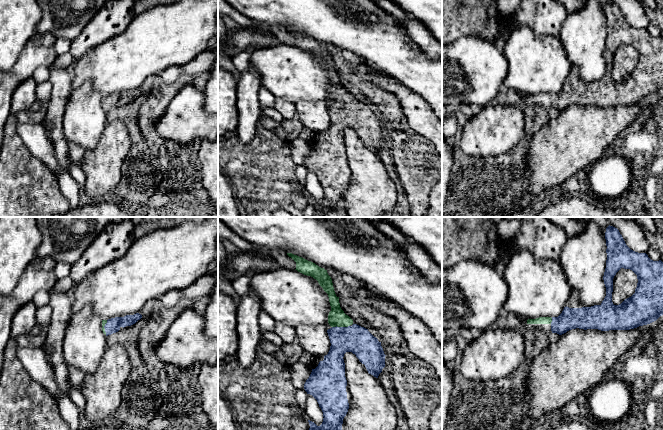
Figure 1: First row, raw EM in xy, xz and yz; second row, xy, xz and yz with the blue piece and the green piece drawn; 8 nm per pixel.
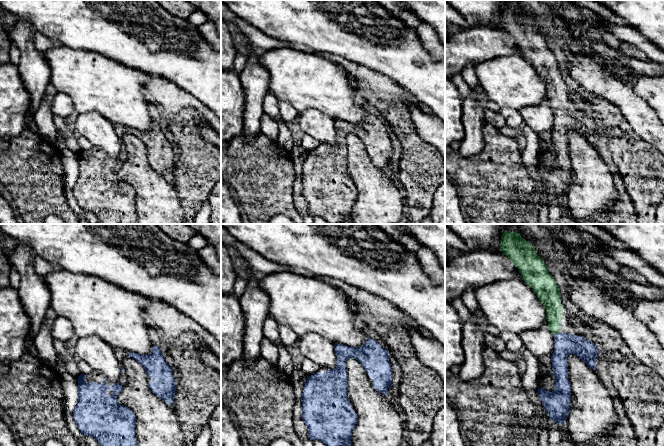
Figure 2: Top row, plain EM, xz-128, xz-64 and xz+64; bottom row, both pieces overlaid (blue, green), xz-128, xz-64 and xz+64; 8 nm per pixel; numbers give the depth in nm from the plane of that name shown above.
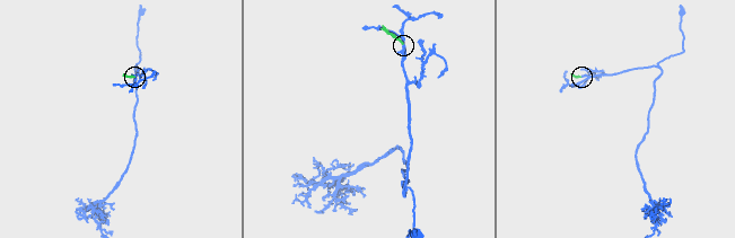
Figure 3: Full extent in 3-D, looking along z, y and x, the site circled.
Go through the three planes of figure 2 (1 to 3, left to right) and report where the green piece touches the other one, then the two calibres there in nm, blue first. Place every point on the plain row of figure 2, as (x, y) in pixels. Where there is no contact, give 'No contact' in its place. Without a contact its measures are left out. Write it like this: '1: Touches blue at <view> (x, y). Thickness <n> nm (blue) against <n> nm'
1: No contact
2: No contact
3: Touches blue at xz+64 (557, 109). Thickness 180 nm (blue) against 140 nm

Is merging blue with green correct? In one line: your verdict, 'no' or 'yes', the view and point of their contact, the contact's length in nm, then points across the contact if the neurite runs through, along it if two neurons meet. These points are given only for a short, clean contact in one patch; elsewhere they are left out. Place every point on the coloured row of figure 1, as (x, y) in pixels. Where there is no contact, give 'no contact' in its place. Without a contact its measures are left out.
yes | xz (340, 327) | 140 nm | across xz (356, 339), (351, 338), (340, 327), (337, 317)

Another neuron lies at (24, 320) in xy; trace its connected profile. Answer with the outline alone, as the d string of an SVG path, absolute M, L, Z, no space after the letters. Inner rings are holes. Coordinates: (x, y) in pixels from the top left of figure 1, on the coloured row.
M31 301L23 305L15 314L11 325L11 336L17 337L23 334L29 334L32 328L37 324L36 306Z

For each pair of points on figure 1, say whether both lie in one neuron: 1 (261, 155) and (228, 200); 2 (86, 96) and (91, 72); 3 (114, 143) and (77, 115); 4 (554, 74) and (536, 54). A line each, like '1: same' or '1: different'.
1: different
2: different
3: different
4: same

